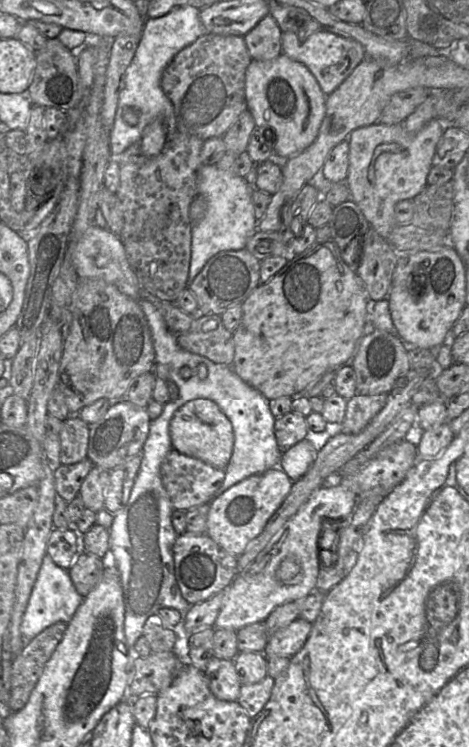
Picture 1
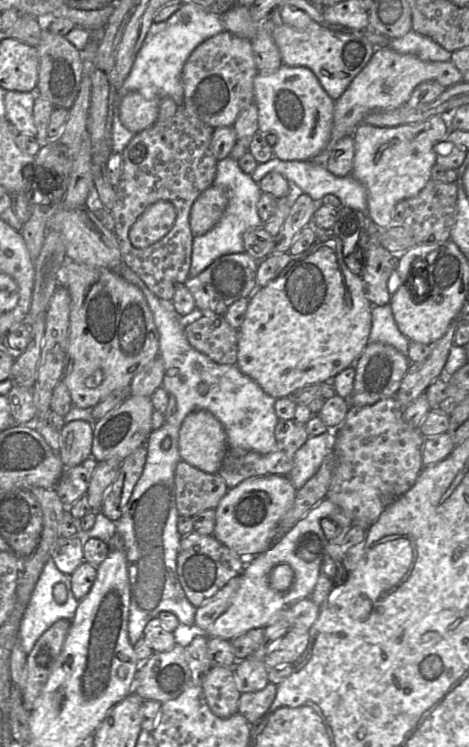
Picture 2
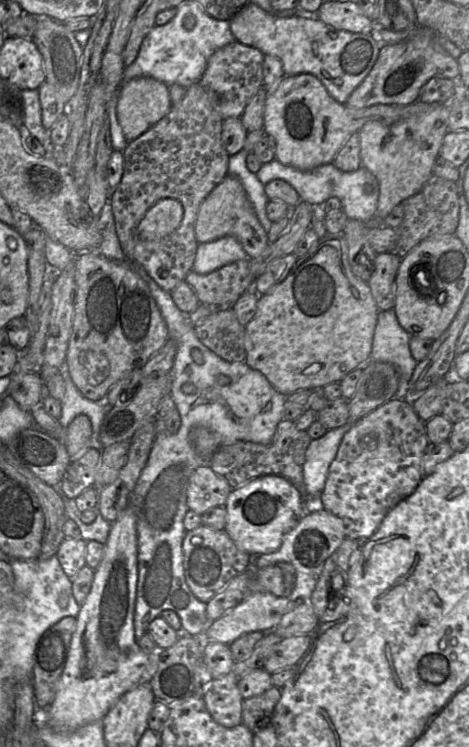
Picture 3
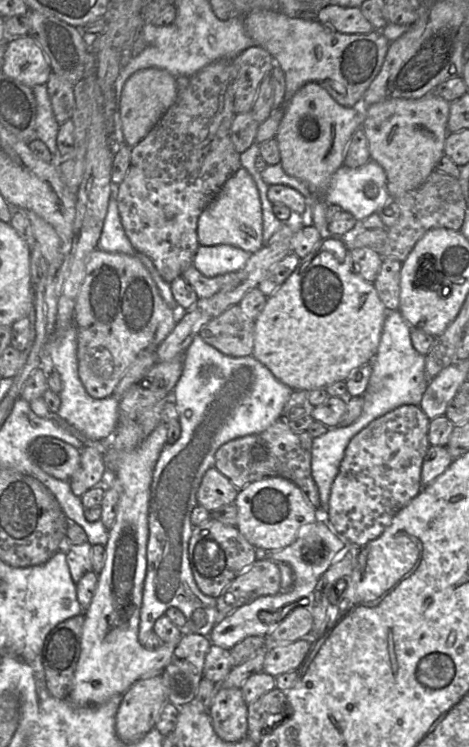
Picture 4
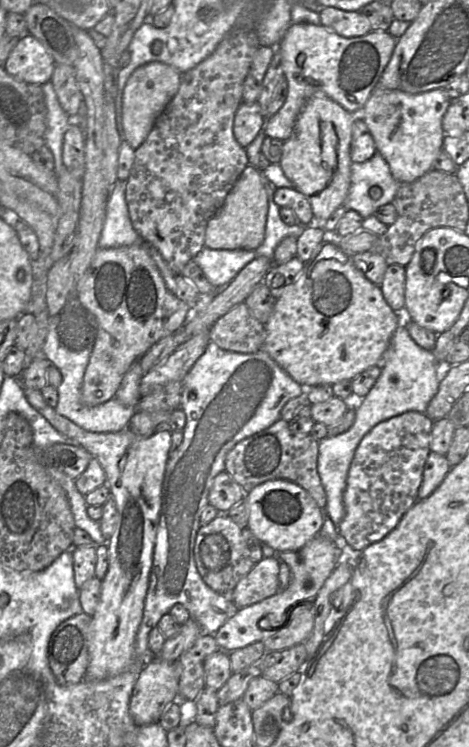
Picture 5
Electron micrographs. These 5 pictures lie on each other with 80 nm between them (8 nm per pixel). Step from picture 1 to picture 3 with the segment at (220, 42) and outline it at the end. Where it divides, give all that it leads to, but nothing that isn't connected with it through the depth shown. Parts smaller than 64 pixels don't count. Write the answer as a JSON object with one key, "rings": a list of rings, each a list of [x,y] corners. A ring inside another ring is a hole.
{"rings":[[[235,40],[209,58],[199,83],[206,90],[212,107],[223,119],[240,118],[246,105],[263,86],[264,56],[259,49]]]}

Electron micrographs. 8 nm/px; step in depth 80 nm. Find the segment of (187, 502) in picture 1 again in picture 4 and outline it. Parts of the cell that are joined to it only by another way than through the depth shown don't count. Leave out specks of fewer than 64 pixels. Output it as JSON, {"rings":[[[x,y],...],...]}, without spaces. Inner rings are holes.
{"rings":[[[216,468],[206,471],[197,491],[197,503],[209,512],[235,502],[239,490]]]}

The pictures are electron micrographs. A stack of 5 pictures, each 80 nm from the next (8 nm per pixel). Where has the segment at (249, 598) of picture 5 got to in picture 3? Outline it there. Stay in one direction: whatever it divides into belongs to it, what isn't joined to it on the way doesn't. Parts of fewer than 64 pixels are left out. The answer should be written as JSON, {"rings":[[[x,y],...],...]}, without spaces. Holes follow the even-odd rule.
{"rings":[[[278,565],[264,568],[250,567],[242,574],[232,578],[206,603],[207,618],[211,621],[219,619],[254,592],[269,592],[276,597],[284,596],[284,575],[281,567]]]}

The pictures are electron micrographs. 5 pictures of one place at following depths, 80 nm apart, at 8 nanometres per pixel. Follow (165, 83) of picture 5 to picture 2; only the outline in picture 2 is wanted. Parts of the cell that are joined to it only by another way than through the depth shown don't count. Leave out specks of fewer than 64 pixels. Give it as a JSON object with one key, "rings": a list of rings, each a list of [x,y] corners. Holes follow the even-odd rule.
{"rings":[[[129,92],[119,99],[119,117],[123,126],[138,134],[154,125],[158,118],[160,99],[147,99],[139,92]]]}

